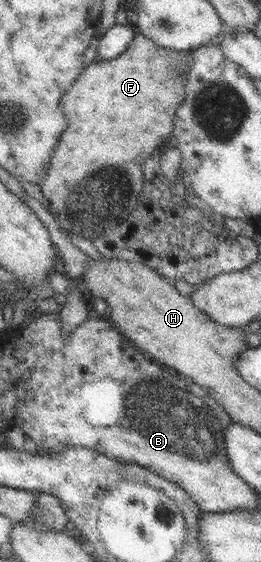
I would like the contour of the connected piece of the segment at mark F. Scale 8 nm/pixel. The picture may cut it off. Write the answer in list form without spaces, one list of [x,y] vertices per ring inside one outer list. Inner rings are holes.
[[[137,33],[128,49],[116,59],[88,64],[60,98],[60,107],[69,124],[54,148],[44,180],[38,185],[49,203],[48,211],[68,237],[92,239],[129,219],[130,213],[136,209],[144,187],[142,164],[172,139],[176,110],[185,100],[185,62],[189,61],[189,53],[191,50],[161,48],[149,37]]]

